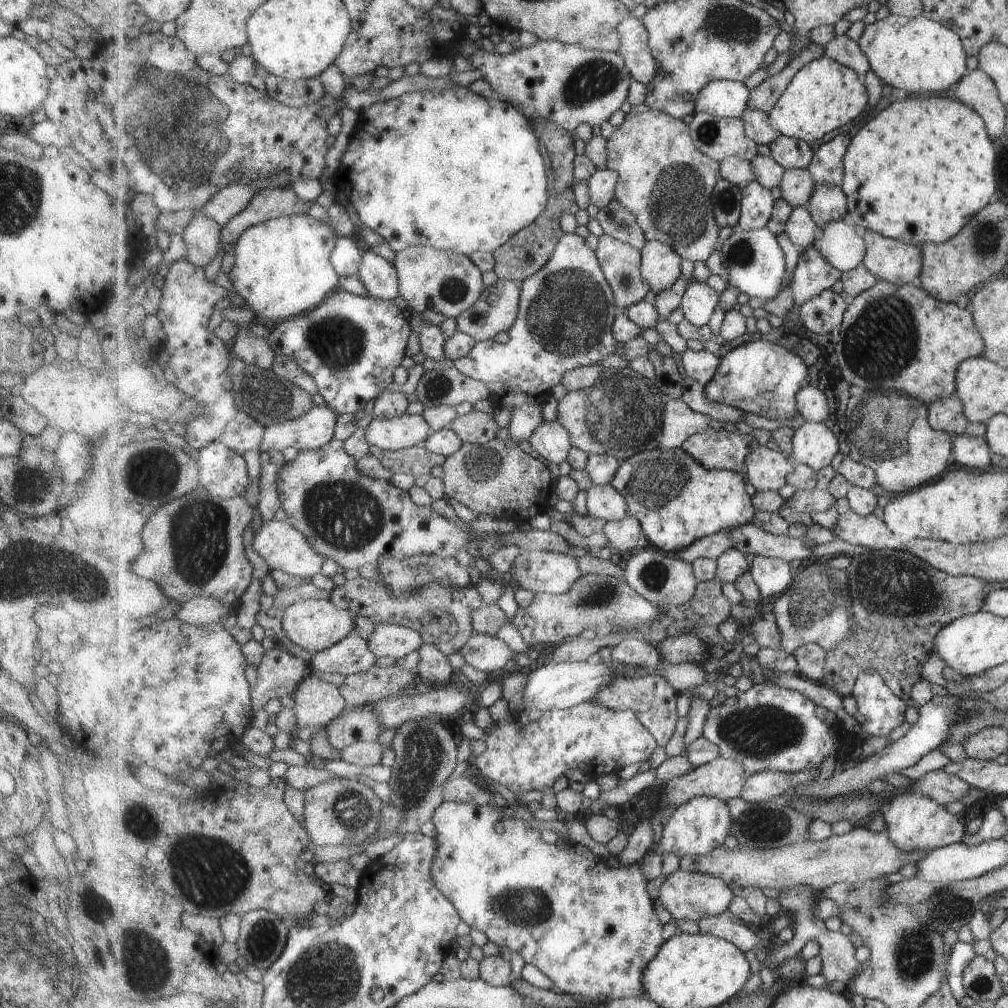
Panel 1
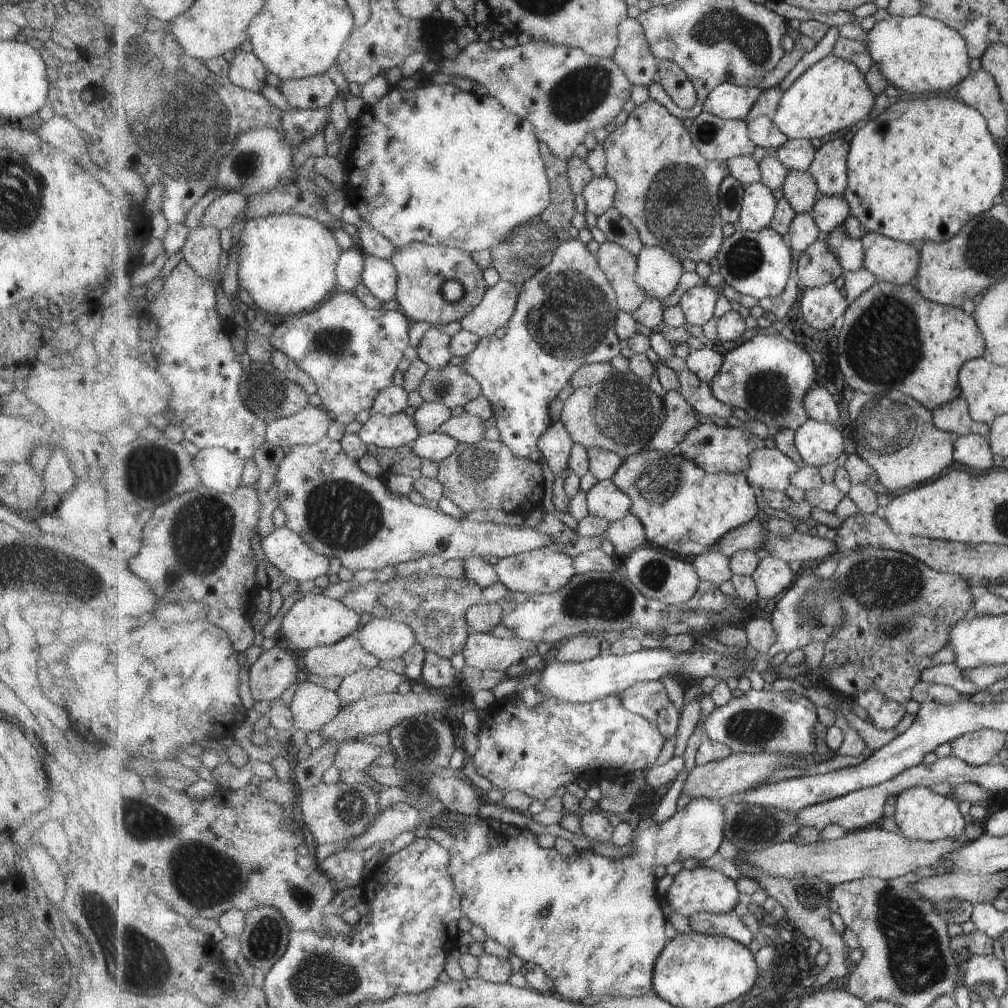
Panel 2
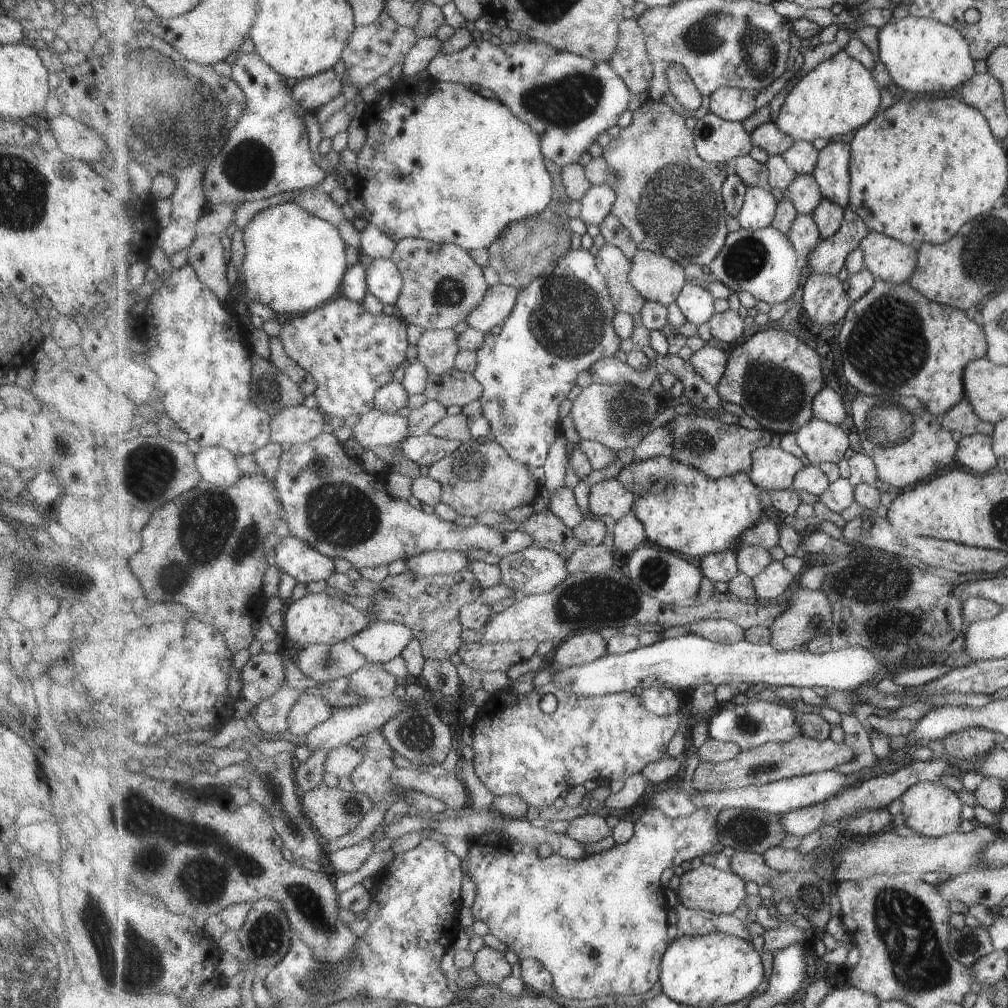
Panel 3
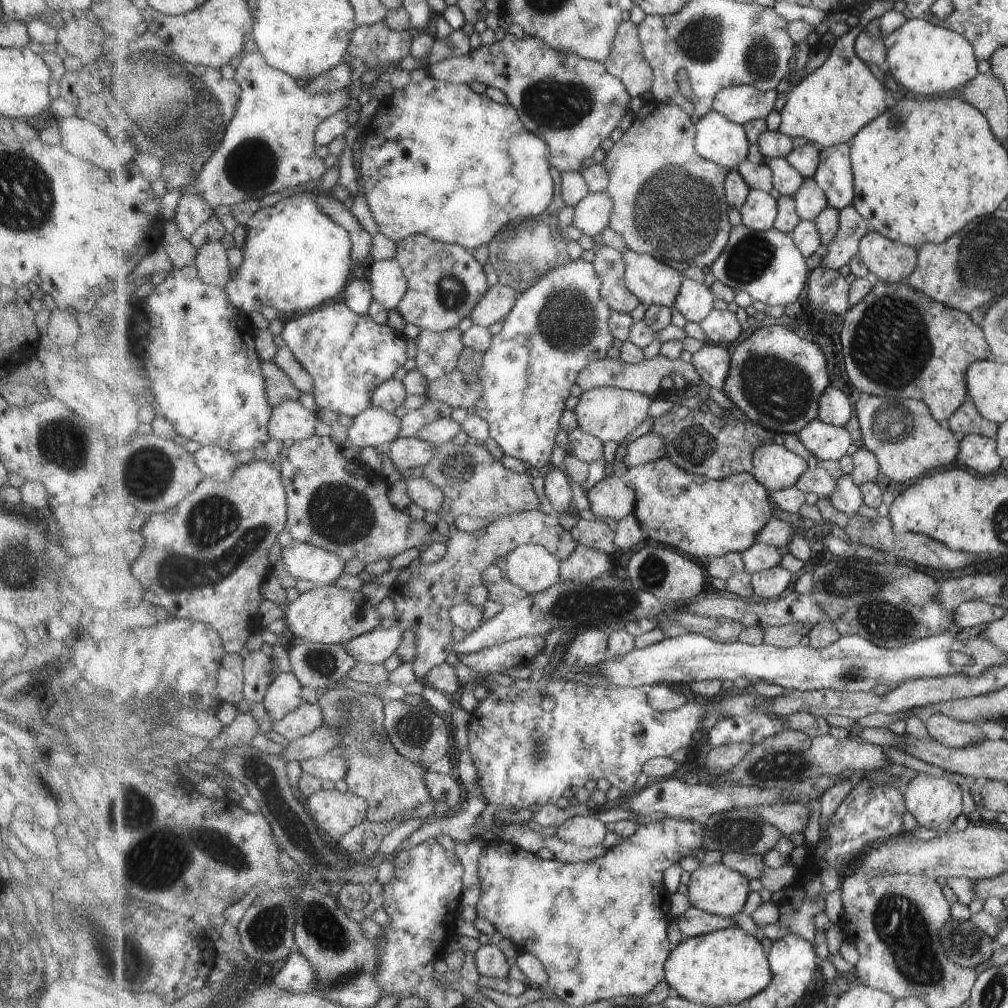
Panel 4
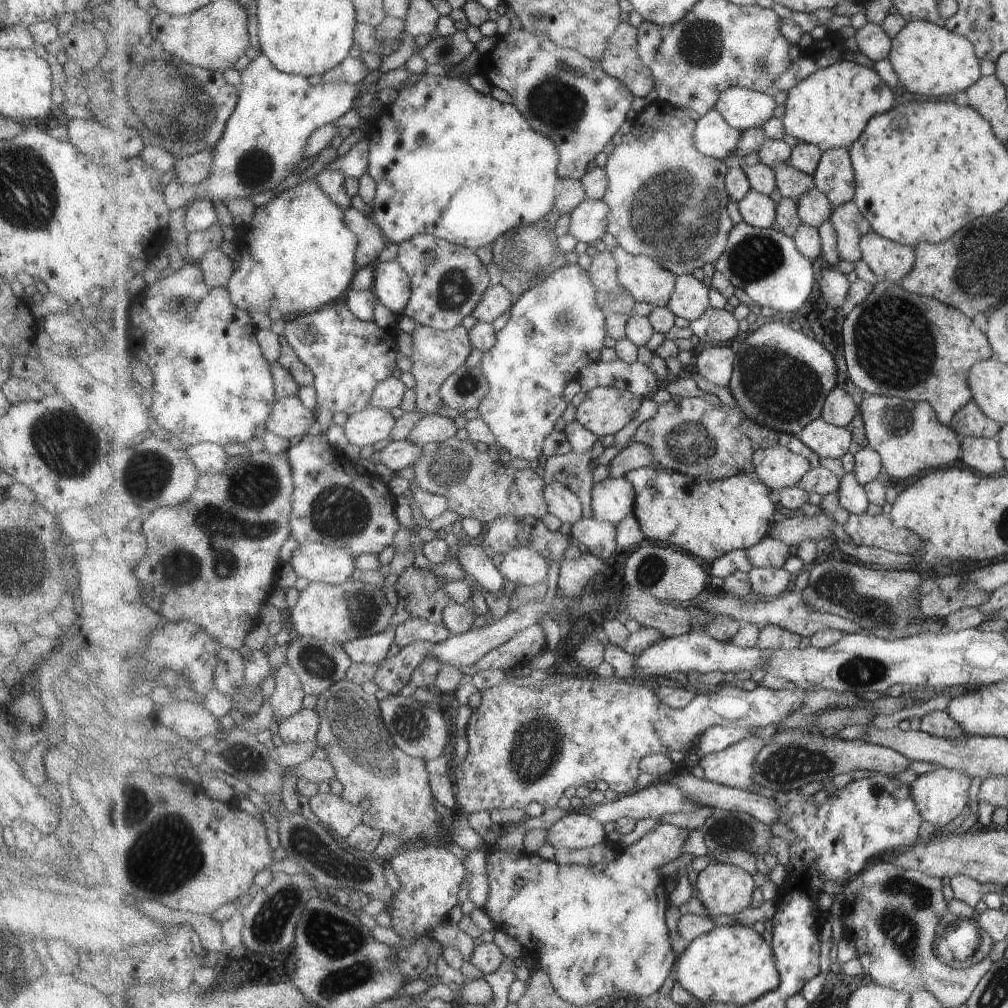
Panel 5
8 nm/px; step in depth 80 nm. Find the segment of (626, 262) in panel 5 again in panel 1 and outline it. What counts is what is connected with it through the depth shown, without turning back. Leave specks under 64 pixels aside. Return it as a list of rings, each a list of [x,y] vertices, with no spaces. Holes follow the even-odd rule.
[[[648,241],[642,248],[641,276],[653,293],[671,289],[680,279],[683,257],[663,241]]]

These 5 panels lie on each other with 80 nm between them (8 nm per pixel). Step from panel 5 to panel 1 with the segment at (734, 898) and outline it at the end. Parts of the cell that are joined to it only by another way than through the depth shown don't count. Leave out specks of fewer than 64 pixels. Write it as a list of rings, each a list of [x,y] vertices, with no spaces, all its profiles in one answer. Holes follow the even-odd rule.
[[[678,870],[669,874],[660,887],[659,898],[671,919],[701,921],[705,916],[718,916],[731,908],[733,888],[723,878],[715,878],[701,872]]]

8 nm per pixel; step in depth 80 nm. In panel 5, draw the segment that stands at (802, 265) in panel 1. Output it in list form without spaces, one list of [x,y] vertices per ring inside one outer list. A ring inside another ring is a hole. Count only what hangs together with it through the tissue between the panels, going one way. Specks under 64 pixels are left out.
[[[854,201],[834,208],[830,218],[837,230],[841,260],[857,263],[862,260],[861,240],[872,232],[871,222]]]

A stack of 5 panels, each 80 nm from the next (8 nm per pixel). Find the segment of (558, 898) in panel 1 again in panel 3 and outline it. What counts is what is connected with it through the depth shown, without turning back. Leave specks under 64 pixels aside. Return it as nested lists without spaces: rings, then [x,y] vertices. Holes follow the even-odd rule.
[[[701,808],[699,812],[693,812],[691,816],[672,818],[667,817],[662,811],[648,809],[635,824],[635,833],[633,838],[626,844],[614,844],[607,851],[599,852],[599,854],[588,854],[581,860],[567,860],[559,854],[553,852],[547,858],[541,858],[537,854],[537,850],[529,848],[521,842],[517,842],[514,838],[507,838],[504,834],[489,834],[489,836],[481,836],[473,842],[471,848],[471,856],[467,856],[467,860],[462,860],[465,875],[469,876],[475,884],[477,890],[477,900],[473,904],[472,916],[474,921],[480,921],[487,924],[491,928],[490,934],[493,934],[498,940],[503,942],[509,950],[517,955],[519,960],[523,958],[535,958],[539,962],[543,962],[543,966],[551,972],[554,979],[554,994],[559,997],[565,997],[572,1000],[587,1000],[590,998],[601,998],[602,996],[643,996],[647,992],[653,990],[653,986],[660,982],[661,964],[663,958],[670,948],[669,922],[667,922],[667,913],[674,905],[673,896],[661,884],[661,873],[666,868],[677,868],[683,862],[690,862],[695,858],[716,855],[723,850],[721,846],[721,834],[719,834],[718,816],[711,814],[707,808]]]

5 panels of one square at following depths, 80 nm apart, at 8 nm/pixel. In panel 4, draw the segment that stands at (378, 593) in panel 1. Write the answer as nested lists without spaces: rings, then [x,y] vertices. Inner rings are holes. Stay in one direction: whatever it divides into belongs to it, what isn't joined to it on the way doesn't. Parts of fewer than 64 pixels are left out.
[[[541,510],[526,511],[517,515],[501,516],[486,525],[483,536],[477,538],[469,532],[456,531],[449,540],[448,554],[435,565],[426,564],[416,556],[409,566],[398,572],[391,585],[390,598],[394,612],[388,619],[381,620],[381,628],[401,626],[403,630],[412,629],[418,642],[418,658],[413,663],[414,675],[419,680],[428,680],[429,672],[442,666],[449,654],[453,654],[453,626],[451,610],[467,602],[467,590],[483,586],[483,572],[498,557],[505,557],[520,545],[540,545],[552,551],[559,559],[567,559],[580,546],[569,529],[560,524],[554,512],[545,514]]]

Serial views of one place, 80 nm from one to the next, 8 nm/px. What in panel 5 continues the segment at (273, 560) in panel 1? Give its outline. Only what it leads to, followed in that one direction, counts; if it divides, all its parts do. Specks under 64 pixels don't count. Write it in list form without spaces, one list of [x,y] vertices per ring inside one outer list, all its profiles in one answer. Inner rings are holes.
[[[327,544],[299,545],[292,552],[290,566],[310,583],[341,585],[357,575],[357,557],[349,548],[333,548]]]

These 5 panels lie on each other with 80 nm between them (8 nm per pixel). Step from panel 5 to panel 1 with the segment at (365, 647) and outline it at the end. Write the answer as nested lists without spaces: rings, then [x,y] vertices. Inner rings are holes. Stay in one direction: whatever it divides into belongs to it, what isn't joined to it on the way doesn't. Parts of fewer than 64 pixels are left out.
[[[377,624],[367,640],[369,650],[378,658],[404,658],[420,650],[424,645],[423,636],[411,628],[397,624]]]

